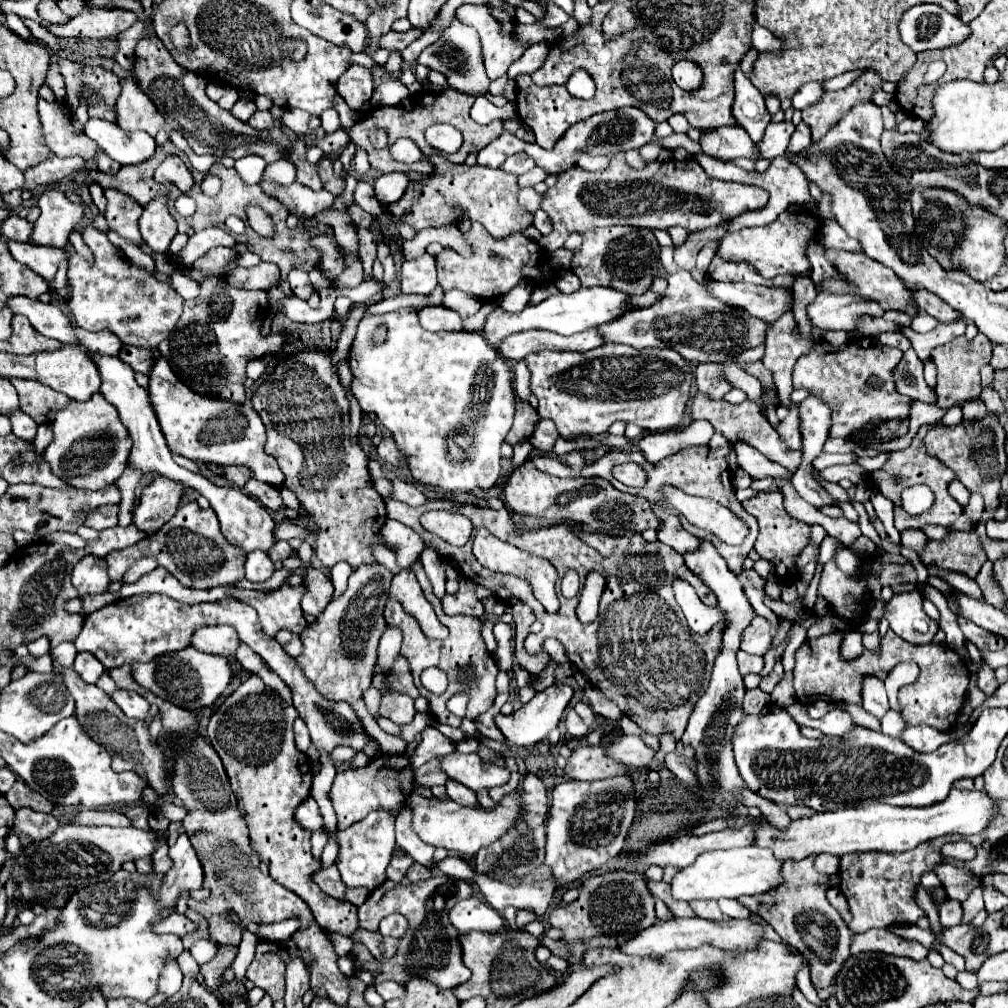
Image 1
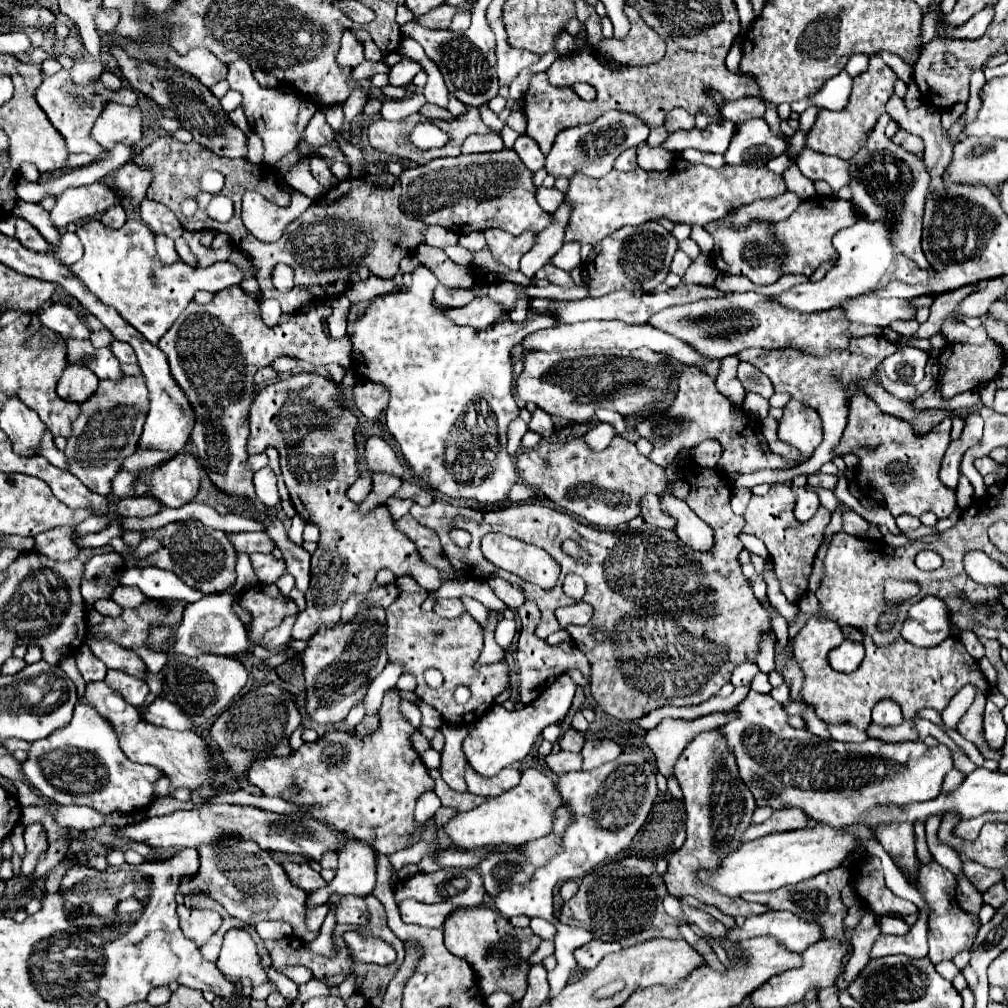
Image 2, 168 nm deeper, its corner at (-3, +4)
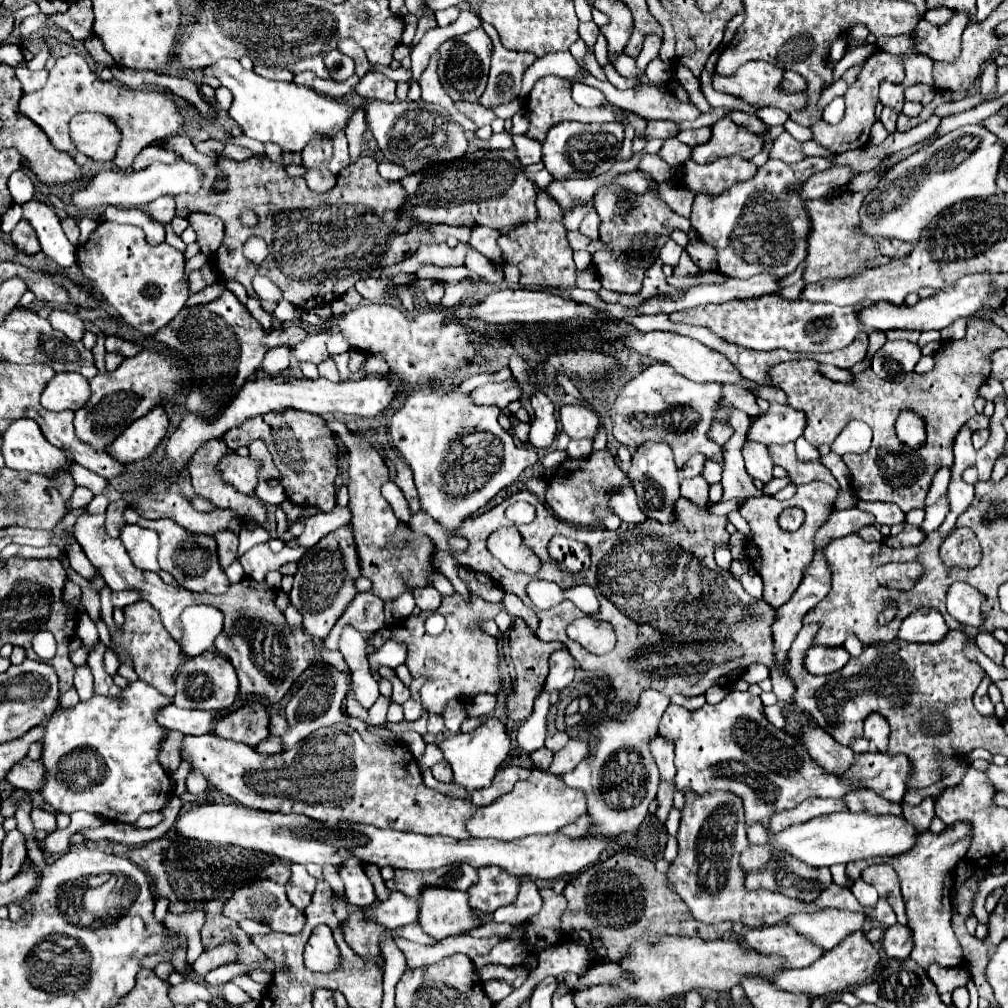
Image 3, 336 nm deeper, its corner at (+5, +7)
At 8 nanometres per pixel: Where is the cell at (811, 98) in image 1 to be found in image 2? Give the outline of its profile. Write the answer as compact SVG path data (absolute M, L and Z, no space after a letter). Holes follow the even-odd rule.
M842 70L836 78L830 78L822 90L818 90L812 98L790 104L792 112L800 114L811 105L822 106L826 110L844 110L852 92L852 78L846 70Z

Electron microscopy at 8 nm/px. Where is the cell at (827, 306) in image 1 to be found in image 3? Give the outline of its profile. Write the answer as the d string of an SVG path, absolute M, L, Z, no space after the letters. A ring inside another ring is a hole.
M976 273L976 275L970 275L970 277L962 277L956 285L950 285L942 291L936 291L928 299L920 299L912 307L906 305L906 303L894 305L890 301L880 301L880 303L872 303L872 305L864 307L858 313L858 317L868 331L876 331L876 329L878 331L888 331L888 329L918 329L918 331L944 329L958 317L966 317L966 315L976 313L978 309L998 307L1000 303L1004 303L1004 299L988 299L988 295L996 291L996 289L990 287L990 281L992 281L992 275Z

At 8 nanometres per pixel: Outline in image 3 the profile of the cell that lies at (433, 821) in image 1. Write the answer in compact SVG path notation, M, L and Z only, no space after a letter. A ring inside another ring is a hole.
M532 769L530 777L518 781L514 789L486 807L478 807L476 813L466 821L470 837L492 837L500 841L514 841L526 835L548 835L556 833L564 825L576 821L586 813L586 799L580 789L566 787L556 775Z

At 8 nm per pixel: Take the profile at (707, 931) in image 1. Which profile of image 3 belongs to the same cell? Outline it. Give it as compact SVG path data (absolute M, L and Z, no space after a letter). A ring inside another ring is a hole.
M822 909L816 913L788 915L784 923L796 929L796 933L802 935L806 941L828 951L852 931L862 929L864 917L864 913L852 913L844 909Z

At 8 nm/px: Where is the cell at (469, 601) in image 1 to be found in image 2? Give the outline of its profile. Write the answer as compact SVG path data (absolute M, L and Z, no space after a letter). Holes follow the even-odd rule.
M438 598L434 604L434 612L442 618L456 618L458 614L464 612L464 606L460 600L448 600L448 598Z

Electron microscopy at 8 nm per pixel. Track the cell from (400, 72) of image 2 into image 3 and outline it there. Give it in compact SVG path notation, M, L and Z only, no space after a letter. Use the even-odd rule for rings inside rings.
M366 73L360 83L354 89L356 93L360 93L366 99L380 99L393 103L397 100L396 82L388 79L382 73Z

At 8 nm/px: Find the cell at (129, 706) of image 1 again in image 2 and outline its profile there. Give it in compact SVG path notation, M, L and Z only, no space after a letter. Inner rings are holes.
M156 698L156 702L146 708L146 720L150 724L164 726L164 728L170 728L170 730L180 730L180 732L194 728L188 714L184 714L174 702L160 700L160 698Z

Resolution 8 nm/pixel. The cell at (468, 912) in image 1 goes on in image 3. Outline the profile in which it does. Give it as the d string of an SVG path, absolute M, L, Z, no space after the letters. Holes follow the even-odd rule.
M390 891L388 899L382 901L376 909L372 909L372 911L364 909L366 919L386 925L390 929L398 929L398 927L416 923L418 913L420 913L420 903L400 891Z

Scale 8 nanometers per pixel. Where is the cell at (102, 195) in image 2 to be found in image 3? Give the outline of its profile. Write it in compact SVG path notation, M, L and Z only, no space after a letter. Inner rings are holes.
M176 159L172 165L152 165L144 171L100 171L94 175L86 187L70 195L70 203L78 209L98 209L114 205L118 209L142 209L146 203L162 197L162 195L182 195L182 193L196 193L202 183L202 171L198 167L192 167L190 163Z

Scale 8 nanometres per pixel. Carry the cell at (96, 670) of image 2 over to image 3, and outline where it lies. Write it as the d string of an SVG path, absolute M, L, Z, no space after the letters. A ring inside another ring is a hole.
M80 665L76 667L76 675L74 675L74 687L80 695L80 699L90 699L94 695L92 691L92 673L90 673L90 667L88 665Z

